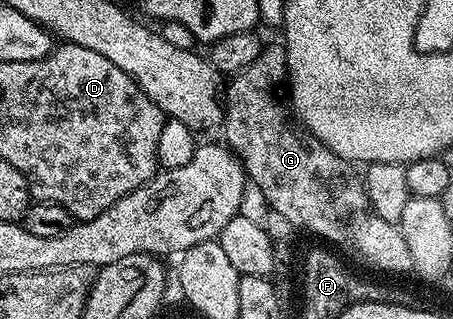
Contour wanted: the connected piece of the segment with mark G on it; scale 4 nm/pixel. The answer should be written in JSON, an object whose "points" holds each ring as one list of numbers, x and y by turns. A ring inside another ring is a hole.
{"points":[[268,42,257,61,250,63,239,74,230,76,228,83,231,84,228,87,226,84,225,87,226,106,221,120,222,142,238,157,243,164,243,170,247,172,248,180,264,194,265,203,275,215,279,214,285,222,292,223,295,227,304,227,323,239,335,239,339,235,339,226,342,225,343,219,350,220,358,216,368,206,367,191,363,188,362,178,351,172,354,171,352,164,346,159,333,153,317,137,309,133,298,135,291,128,292,120,289,118,288,108,285,103,283,108,282,101,275,96,274,91,274,87,286,79,287,48,282,42]]}

